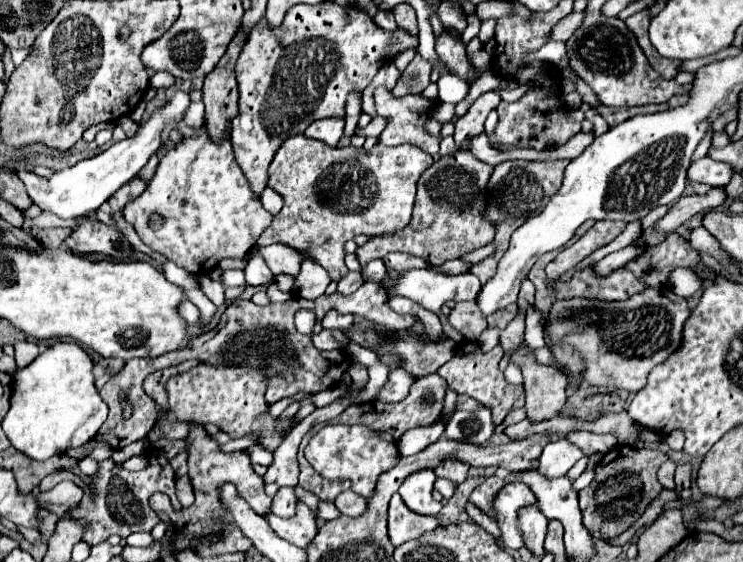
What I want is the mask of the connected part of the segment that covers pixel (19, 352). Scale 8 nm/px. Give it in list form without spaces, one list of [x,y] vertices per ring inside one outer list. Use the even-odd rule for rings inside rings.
[[[22,341],[22,343],[14,343],[14,349],[16,349],[16,355],[14,355],[14,359],[16,359],[16,365],[18,367],[26,367],[26,365],[30,365],[36,357],[38,357],[38,345],[36,343],[32,343],[32,341]]]

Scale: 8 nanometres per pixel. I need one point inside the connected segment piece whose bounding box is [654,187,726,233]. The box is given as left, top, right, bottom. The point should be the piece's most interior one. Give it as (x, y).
(686, 207)

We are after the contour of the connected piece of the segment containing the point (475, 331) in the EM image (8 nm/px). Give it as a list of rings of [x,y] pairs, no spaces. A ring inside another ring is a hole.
[[[474,301],[456,303],[454,309],[448,315],[448,323],[472,341],[478,339],[480,333],[486,329],[486,319],[482,315],[478,315],[478,309],[476,309]]]

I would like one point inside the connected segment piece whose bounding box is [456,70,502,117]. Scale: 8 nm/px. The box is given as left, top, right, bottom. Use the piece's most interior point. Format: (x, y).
(489, 80)

